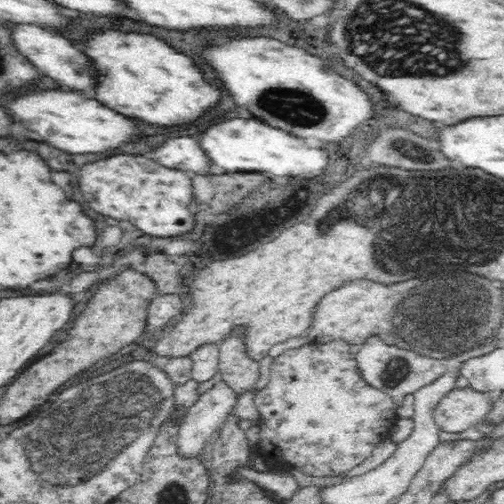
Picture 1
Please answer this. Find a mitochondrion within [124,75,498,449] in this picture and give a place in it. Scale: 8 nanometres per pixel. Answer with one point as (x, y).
(298, 108)

